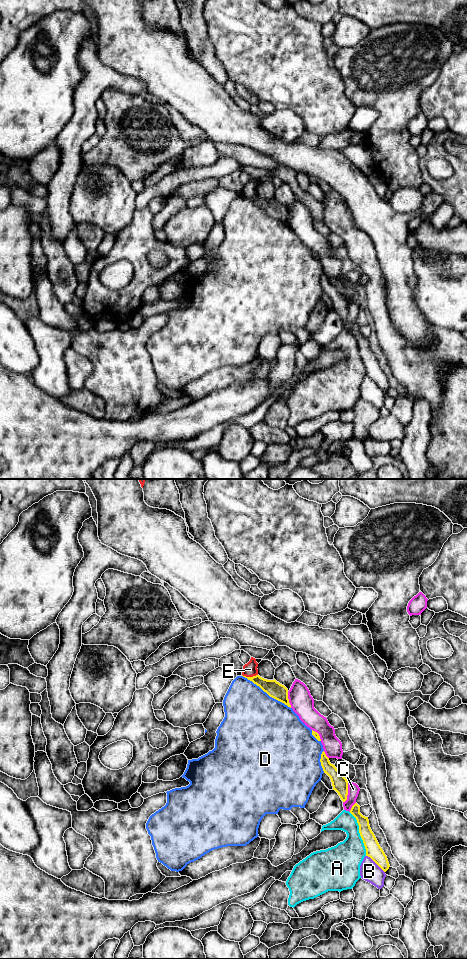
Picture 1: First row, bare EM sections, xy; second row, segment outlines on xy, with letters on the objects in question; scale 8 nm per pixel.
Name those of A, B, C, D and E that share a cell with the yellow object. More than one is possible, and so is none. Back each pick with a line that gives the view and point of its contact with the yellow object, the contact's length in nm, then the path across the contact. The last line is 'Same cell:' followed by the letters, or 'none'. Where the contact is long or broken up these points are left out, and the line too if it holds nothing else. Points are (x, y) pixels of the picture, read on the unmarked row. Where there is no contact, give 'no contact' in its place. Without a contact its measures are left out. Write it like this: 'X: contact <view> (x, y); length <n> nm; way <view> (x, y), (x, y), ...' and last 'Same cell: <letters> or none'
Same cell: none

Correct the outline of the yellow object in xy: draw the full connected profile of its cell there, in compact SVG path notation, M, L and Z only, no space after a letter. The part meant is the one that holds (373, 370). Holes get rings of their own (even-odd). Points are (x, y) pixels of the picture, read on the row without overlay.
M357 323L352 326L350 333L356 338L359 345L359 353L366 369L366 376L370 377L384 392L386 392L390 385L387 376L370 348L368 337L360 333L360 326Z

